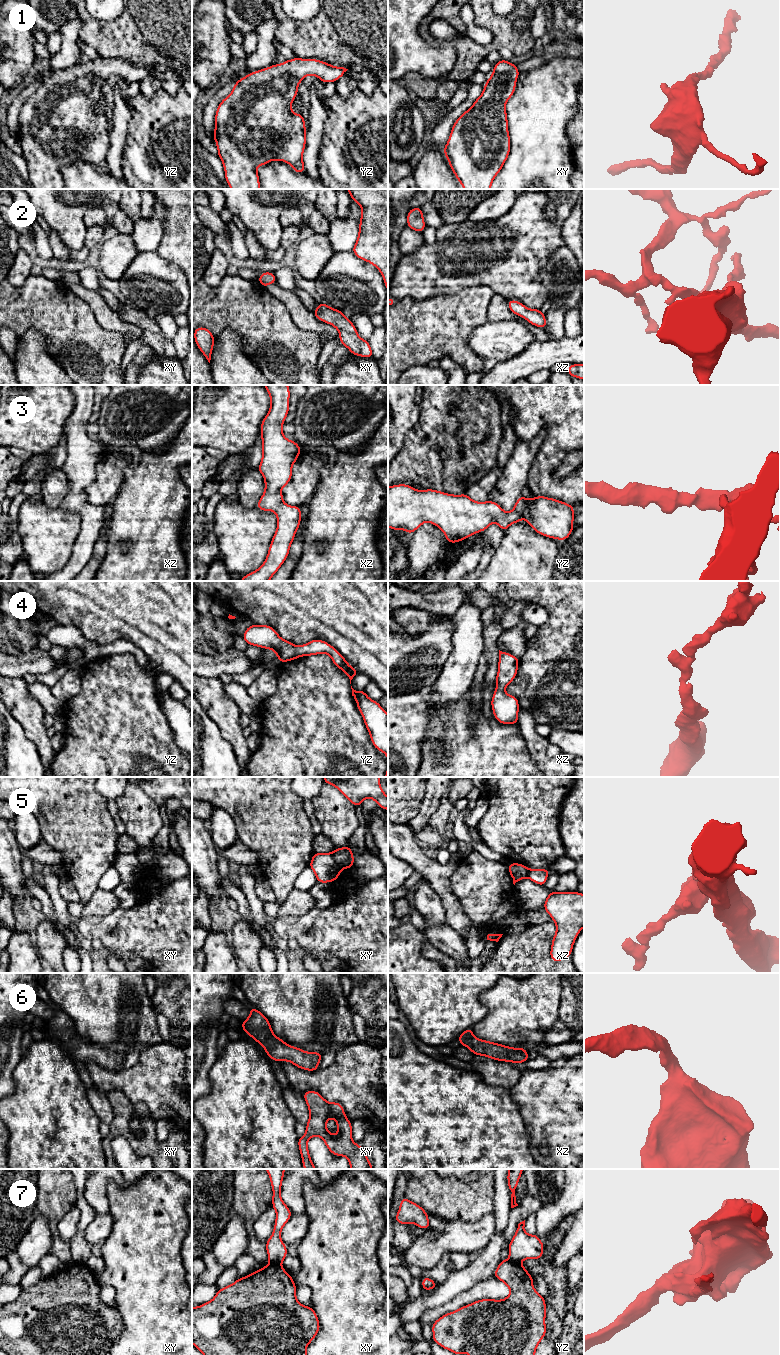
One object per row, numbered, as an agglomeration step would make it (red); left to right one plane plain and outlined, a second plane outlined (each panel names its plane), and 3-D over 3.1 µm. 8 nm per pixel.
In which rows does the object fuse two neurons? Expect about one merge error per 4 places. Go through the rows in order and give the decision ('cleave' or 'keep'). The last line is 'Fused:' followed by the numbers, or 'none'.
1: keep
2: keep
3: keep
4: keep
5: cleave
6: keep
7: cleave
Fused: 5, 7

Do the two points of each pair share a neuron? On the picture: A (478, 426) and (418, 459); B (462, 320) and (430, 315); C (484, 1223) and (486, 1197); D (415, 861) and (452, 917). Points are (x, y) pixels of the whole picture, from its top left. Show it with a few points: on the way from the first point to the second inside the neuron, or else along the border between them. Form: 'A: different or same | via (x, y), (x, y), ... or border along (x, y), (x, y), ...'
A: same | via (463, 431), (452, 442), (437, 442), (433, 446)
B: same | via (454, 320), (438, 320)
C: different | border along (492, 1212), (476, 1221), (462, 1220)
D: same | via (430, 873), (439, 882), (450, 902)

